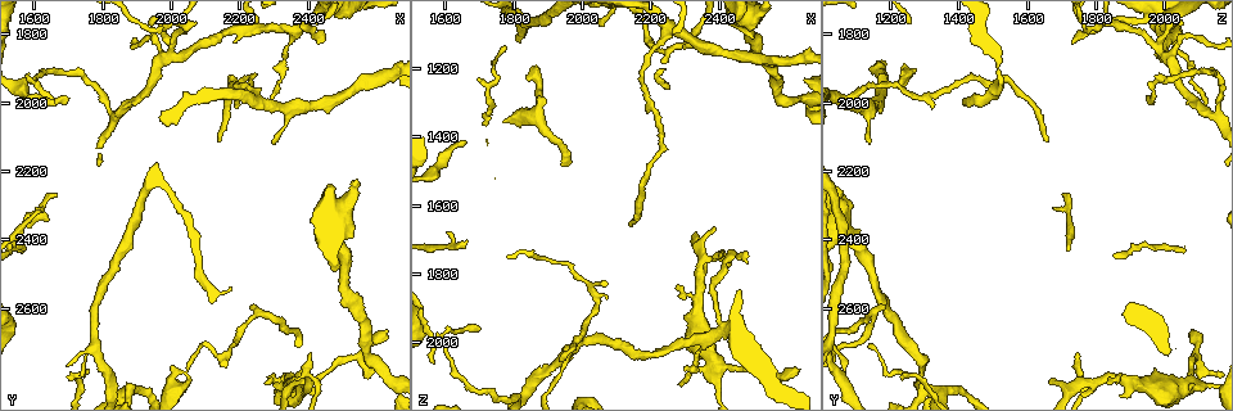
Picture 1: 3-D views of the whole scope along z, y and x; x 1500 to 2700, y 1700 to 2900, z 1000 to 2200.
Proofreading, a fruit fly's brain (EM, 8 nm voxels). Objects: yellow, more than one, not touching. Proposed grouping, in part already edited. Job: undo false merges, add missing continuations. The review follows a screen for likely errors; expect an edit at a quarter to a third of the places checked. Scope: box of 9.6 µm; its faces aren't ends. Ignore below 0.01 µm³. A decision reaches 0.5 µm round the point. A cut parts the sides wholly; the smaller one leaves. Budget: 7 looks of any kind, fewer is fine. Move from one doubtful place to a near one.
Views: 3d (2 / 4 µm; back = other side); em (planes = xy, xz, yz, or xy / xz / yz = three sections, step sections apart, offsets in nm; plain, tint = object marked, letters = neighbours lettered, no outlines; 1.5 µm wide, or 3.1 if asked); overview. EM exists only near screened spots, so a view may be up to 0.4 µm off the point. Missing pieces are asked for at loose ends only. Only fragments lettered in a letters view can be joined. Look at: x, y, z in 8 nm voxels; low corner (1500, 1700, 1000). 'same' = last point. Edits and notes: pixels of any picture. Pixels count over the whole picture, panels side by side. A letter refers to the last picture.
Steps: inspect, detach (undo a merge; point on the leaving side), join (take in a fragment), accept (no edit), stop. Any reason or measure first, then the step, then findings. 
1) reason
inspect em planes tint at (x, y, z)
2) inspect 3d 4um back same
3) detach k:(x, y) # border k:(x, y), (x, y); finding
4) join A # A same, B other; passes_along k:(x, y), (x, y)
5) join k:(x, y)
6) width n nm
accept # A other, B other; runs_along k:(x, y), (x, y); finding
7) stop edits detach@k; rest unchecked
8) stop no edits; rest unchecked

arms part here
inspect 3d 2um at (2540, 2750, 2100)

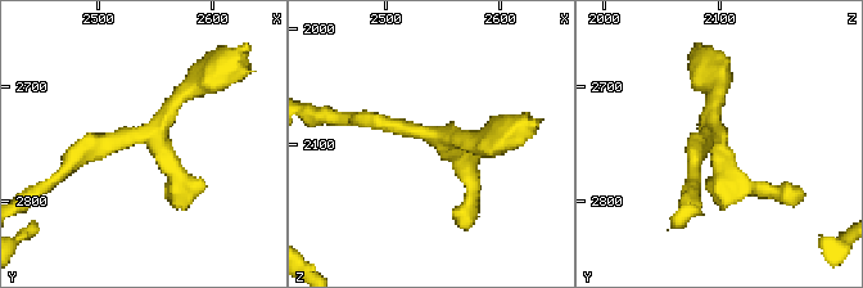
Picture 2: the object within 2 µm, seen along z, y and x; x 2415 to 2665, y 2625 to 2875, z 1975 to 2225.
now the EM
inspect em planes letters at (2548, 2742, 2094)

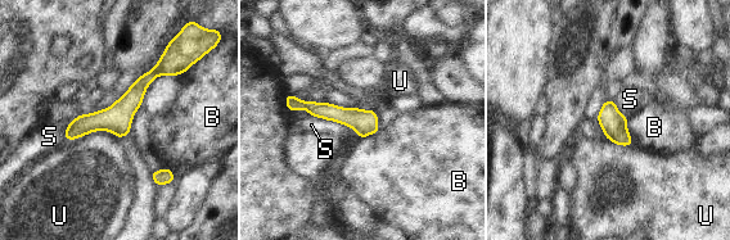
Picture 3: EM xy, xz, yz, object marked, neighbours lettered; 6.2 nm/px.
accept # B other, S other, U other; border 3:(310, 114), (350, 126), (357, 136); continuous, no second cell

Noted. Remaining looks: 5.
thin end
inspect 3d 4um at (2290, 2000, 2120)

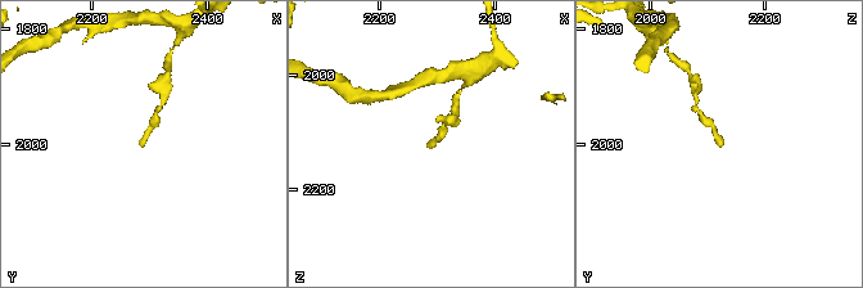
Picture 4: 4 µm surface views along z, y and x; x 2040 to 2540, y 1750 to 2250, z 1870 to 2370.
inspect em yz step 8 plain at (2285, 2000, 2125)

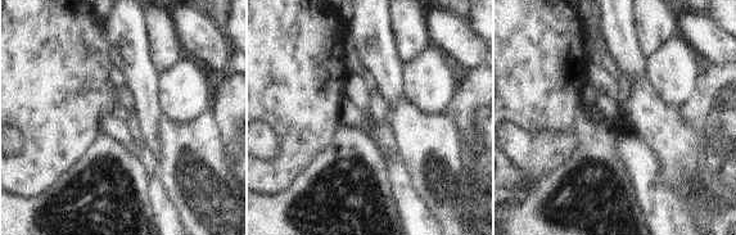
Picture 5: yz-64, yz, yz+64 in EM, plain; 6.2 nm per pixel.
what lies round it
inspect em yz step 8 letters same

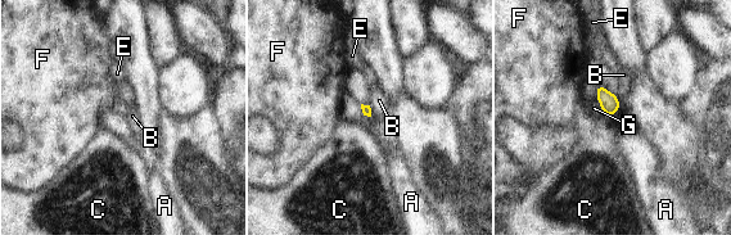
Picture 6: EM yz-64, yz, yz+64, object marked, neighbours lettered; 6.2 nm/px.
accept # A other, B other, C other, E other, F other, G other; border 6:(369, 104), (371, 116); none of them fits

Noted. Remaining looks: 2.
abrupt turn
inspect em yz step 8 letters at (2000, 1870, 2000)

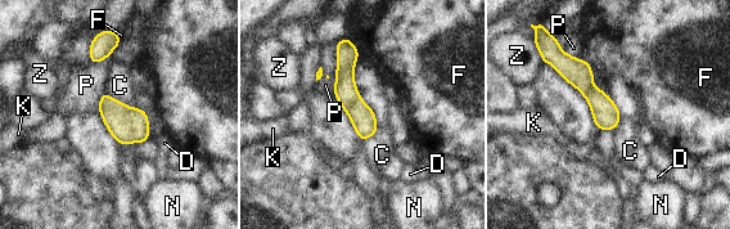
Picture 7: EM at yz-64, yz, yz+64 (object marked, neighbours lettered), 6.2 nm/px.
inspect em xz step 8 letters same

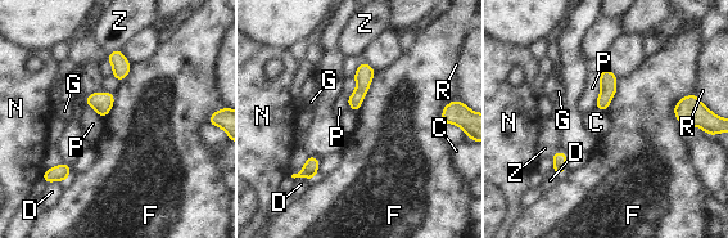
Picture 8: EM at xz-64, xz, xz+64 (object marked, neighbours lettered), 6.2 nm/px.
accept # C other, D other, F other, G other, N other, P other, R other, Z other; border 8:(596, 107), (605, 112); one cell here

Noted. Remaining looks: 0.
stop no edits; rest unchecked

